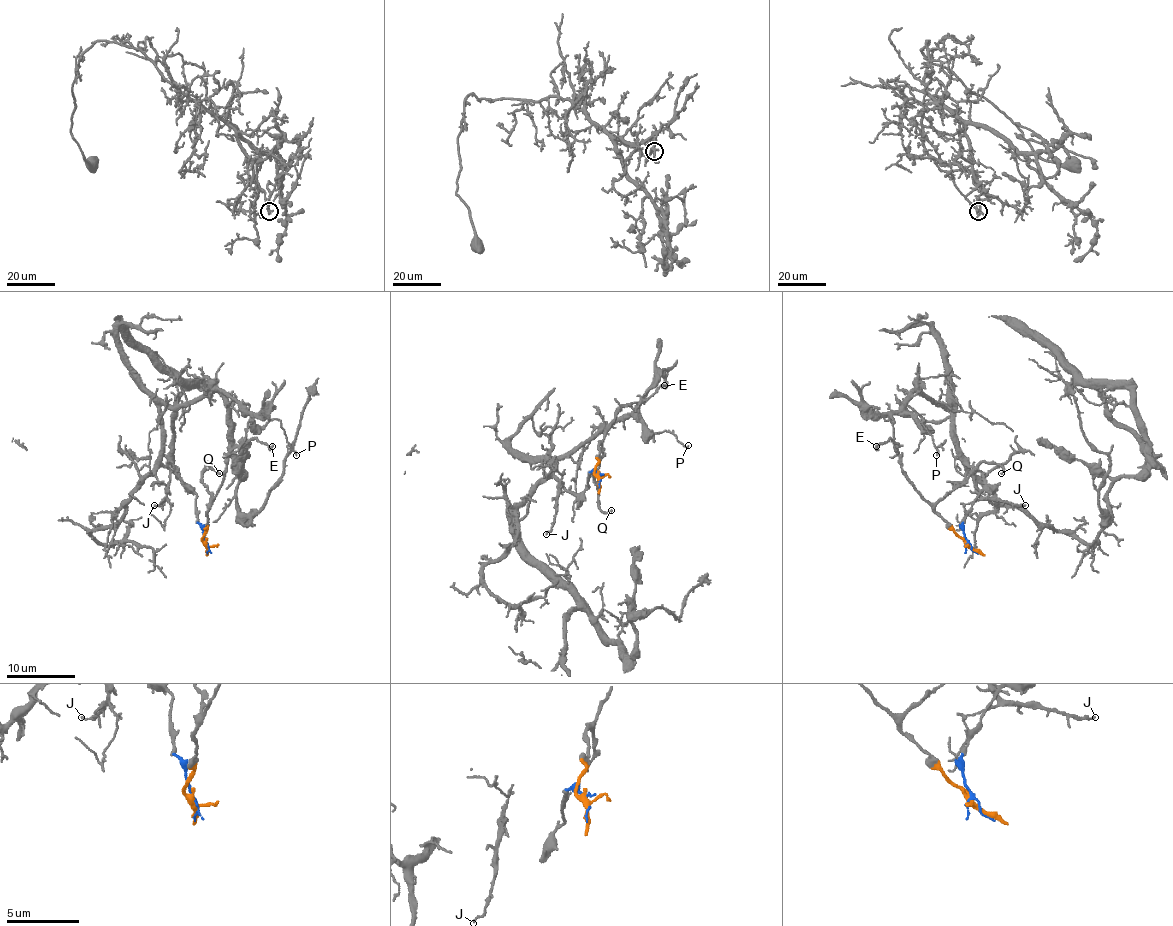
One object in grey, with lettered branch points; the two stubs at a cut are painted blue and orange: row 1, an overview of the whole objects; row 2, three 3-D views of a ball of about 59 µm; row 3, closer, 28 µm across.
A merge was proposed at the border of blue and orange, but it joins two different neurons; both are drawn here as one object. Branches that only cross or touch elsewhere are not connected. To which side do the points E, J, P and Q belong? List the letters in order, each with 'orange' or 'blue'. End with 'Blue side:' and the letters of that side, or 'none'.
E: orange
J: blue
P: blue
Q: orange
Blue side: J, P

